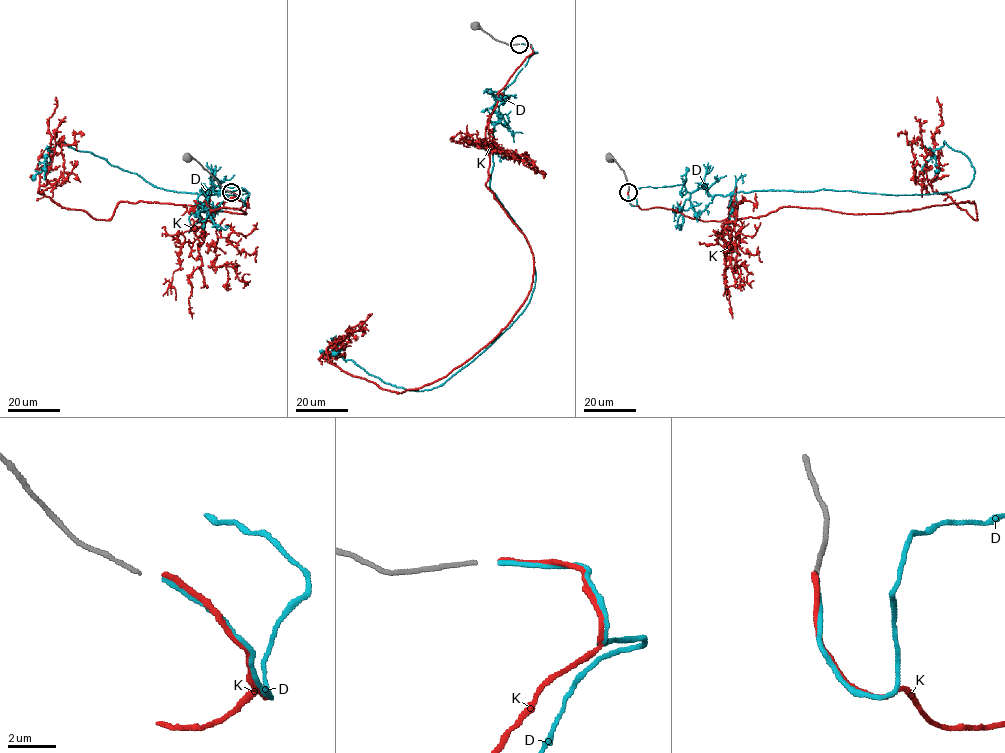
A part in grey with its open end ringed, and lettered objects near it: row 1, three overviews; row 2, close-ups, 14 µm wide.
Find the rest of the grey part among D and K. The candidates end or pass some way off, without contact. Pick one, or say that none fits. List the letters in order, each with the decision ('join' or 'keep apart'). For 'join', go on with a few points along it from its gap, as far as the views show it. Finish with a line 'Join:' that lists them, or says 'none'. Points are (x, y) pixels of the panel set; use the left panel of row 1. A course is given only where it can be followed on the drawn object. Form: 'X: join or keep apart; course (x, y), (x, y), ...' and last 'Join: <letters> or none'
D: join; course (233, 193), (245, 206), (241, 187), (202, 190), (248, 192), (157, 188), (59, 141), (32, 181)
K: keep apart
Join: D

